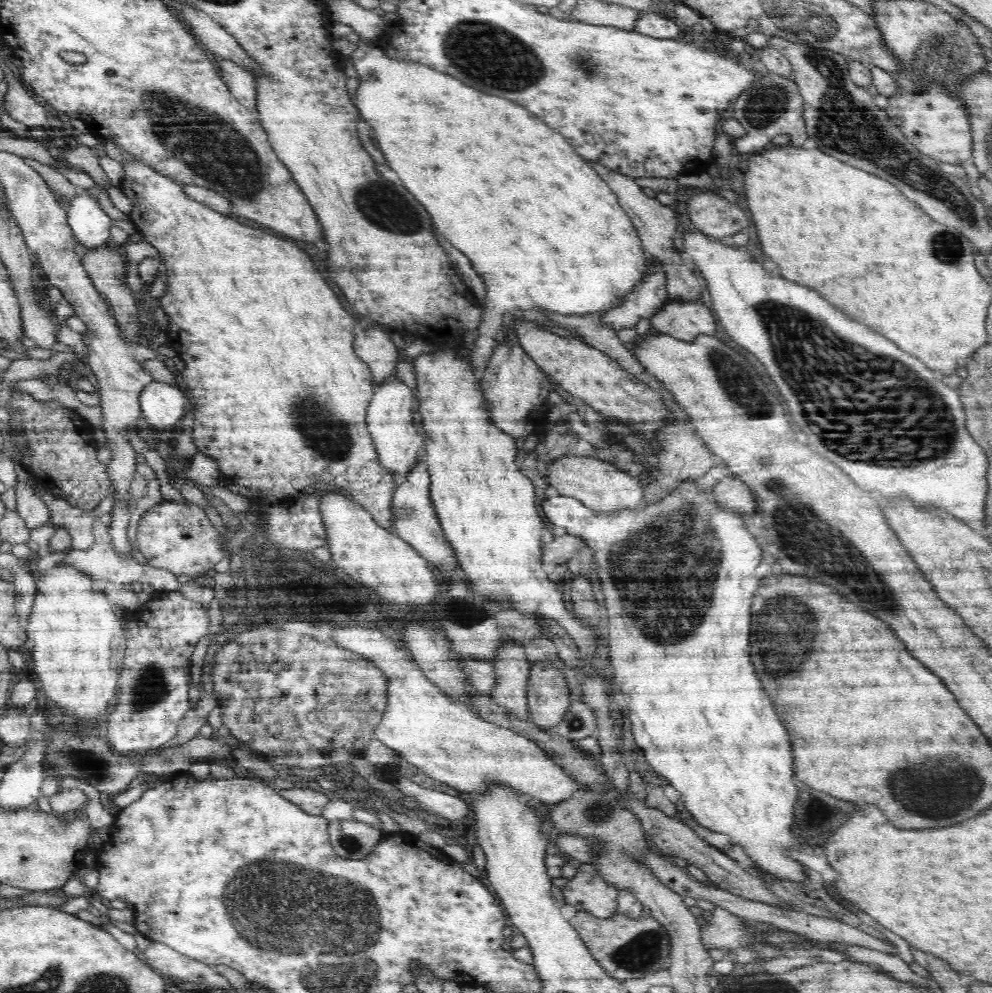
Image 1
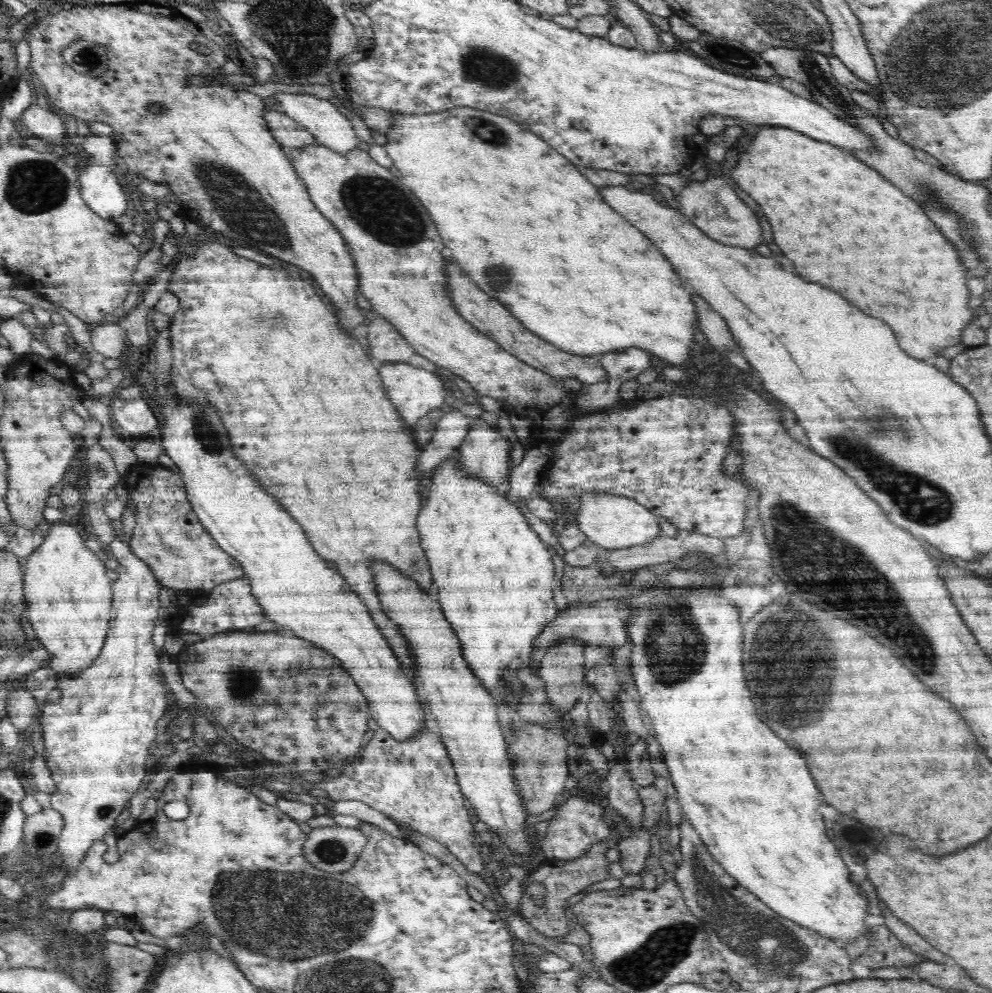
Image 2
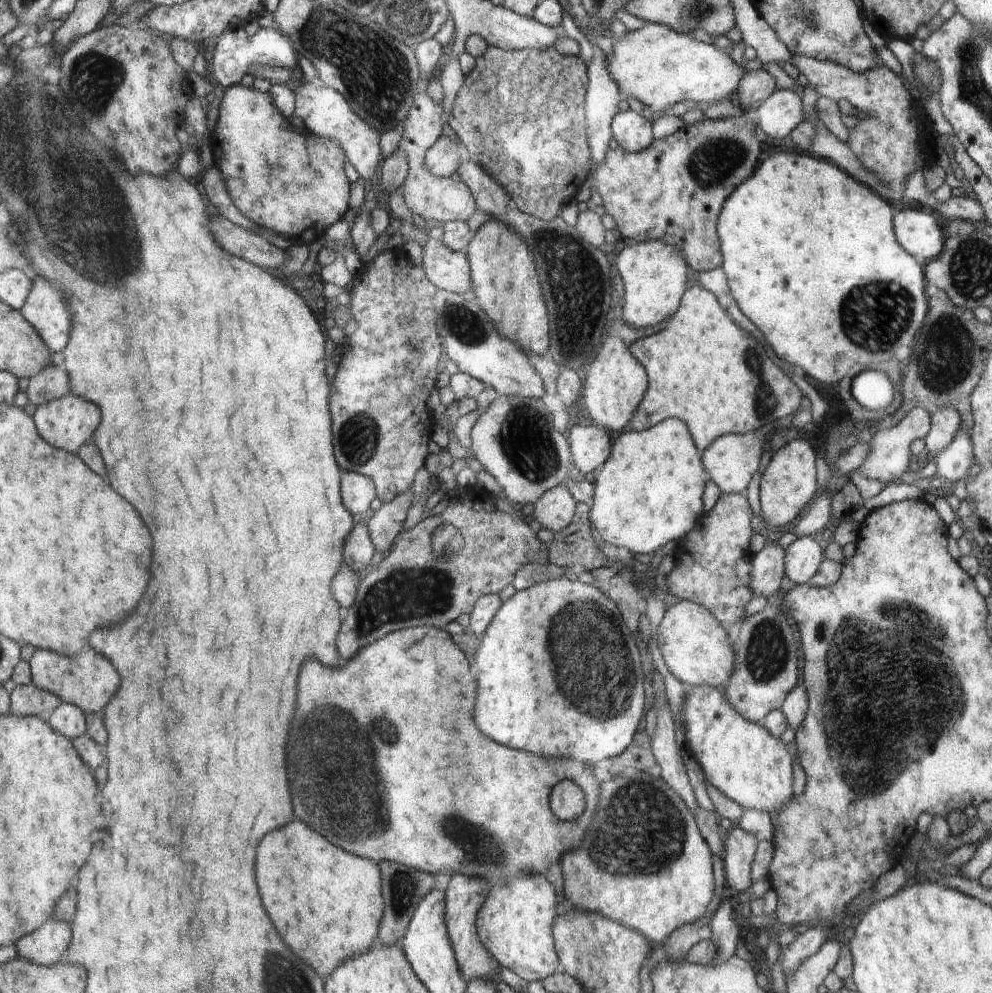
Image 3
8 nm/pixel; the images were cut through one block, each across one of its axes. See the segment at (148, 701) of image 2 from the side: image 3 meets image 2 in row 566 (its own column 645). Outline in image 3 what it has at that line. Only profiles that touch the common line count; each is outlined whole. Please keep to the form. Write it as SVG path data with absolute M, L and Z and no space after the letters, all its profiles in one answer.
M634 109L619 110L612 119L611 131L614 140L626 152L637 153L653 145L650 122Z

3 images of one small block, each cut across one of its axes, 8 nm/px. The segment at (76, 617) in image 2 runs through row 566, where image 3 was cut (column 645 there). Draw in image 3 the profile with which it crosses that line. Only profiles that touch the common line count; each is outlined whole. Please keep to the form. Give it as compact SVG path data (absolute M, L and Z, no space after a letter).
M645 21L642 28L633 31L627 31L619 39L612 40L612 51L606 54L605 65L608 74L615 80L619 91L624 98L632 97L644 106L648 106L657 115L667 115L674 105L680 101L689 101L692 99L701 106L713 104L718 101L731 99L731 95L736 93L744 76L744 65L734 64L731 56L724 54L723 50L703 42L688 35L676 32L666 25L658 23L649 23Z

